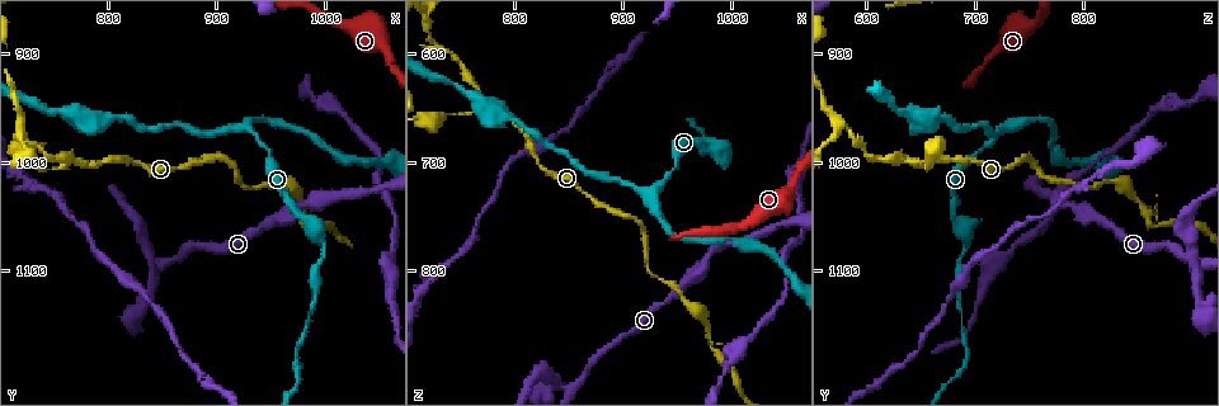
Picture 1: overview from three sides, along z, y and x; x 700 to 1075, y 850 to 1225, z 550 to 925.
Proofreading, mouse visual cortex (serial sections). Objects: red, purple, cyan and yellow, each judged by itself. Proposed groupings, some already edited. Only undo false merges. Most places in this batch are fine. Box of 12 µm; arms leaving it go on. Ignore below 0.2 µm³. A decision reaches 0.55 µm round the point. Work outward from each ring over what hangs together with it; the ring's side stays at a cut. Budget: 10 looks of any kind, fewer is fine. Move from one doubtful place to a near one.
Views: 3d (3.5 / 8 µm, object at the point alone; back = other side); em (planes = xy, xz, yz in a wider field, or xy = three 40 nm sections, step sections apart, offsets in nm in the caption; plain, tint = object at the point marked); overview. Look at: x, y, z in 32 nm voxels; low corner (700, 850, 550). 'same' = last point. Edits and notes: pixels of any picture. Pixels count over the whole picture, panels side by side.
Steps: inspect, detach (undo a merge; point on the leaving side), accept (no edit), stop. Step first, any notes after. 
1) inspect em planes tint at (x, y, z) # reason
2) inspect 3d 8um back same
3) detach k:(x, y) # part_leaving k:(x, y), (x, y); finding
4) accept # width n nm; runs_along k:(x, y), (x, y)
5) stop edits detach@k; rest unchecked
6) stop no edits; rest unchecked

inspect 3d 3.5um at (978, 1056, 864) # sharp bend

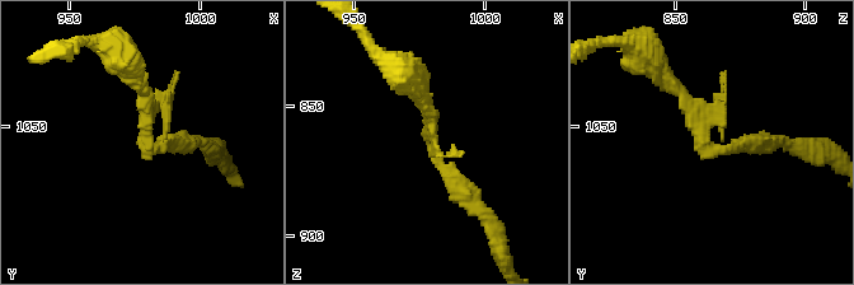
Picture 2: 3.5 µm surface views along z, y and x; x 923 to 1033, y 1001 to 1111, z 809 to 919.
inspect em xy step 5 tint at (979, 1057, 862) # shape alone is not enough

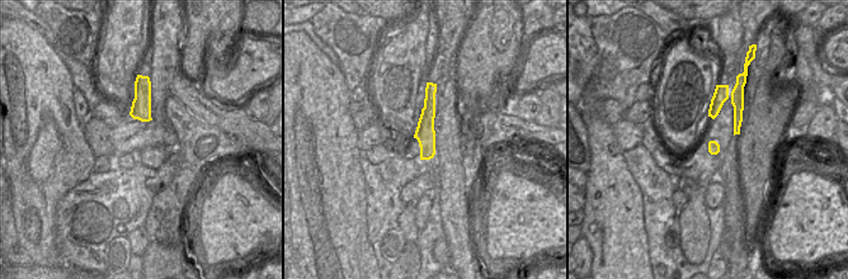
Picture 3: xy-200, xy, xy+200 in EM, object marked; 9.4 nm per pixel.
accept # runs_along 3:(433, 86), (423, 156); all the same cell

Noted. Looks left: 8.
inspect 3d 3.5um back at (772, 1002, 646) # three-way junction

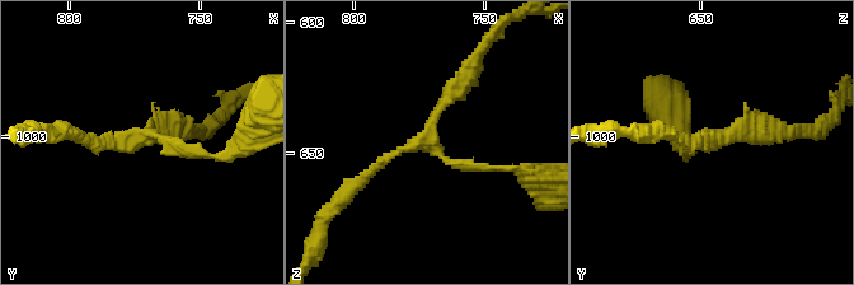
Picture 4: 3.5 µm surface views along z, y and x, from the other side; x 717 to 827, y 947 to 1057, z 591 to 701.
inspect em xy step 2 tint at (774, 1001, 644) # now the EM

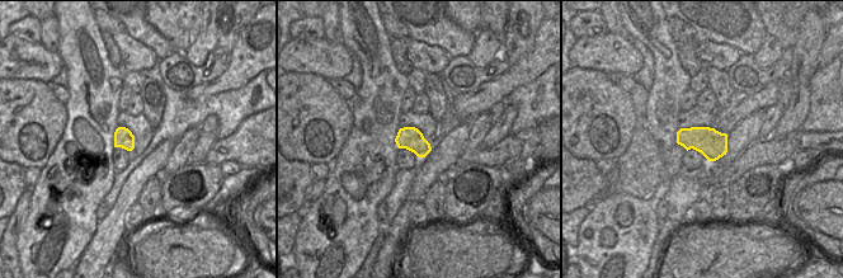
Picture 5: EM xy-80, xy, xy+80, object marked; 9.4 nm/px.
accept # arm_widths 150, 150, 200 nm; one cell here

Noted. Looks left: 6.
inspect 3d 8um at (842, 1098, 904) # abrupt turn

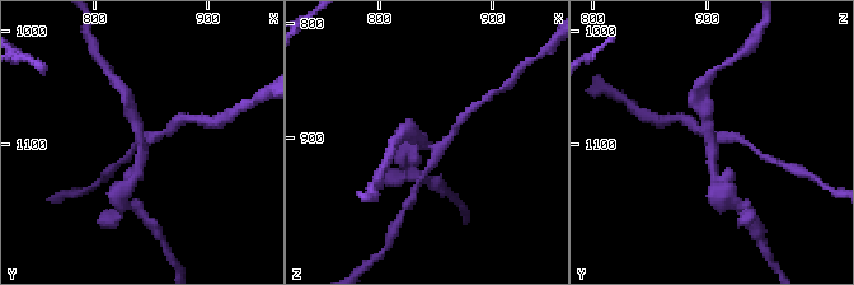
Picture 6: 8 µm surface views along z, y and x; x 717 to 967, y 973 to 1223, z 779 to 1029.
inspect 3d 3.5um back at (840, 1100, 906) # zoom in

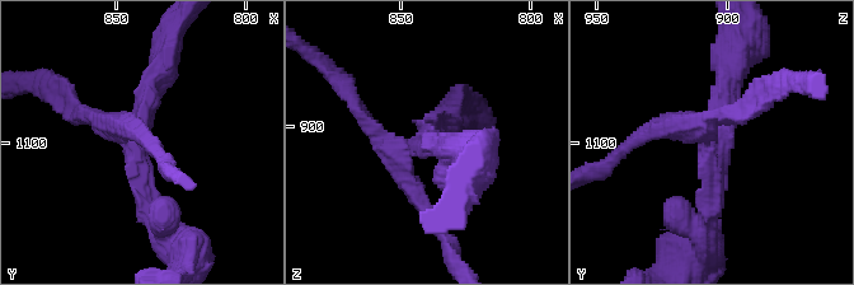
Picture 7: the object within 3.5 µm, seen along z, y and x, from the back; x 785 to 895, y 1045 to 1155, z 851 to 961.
inspect em xy step 5 tint same # arms 4; arm_widths 200, 250, 250, 300 nm; now the EM

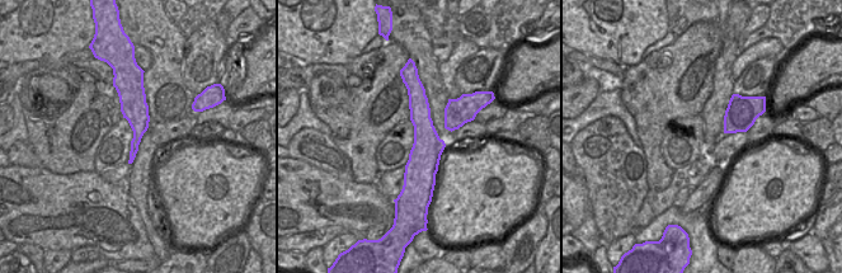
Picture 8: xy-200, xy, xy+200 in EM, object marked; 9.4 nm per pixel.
detach 7:(719, 80) # part_leaving 7:(709, 153), (712, 208), (699, 251); two cells meet here

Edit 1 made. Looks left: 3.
inspect overview # redraw

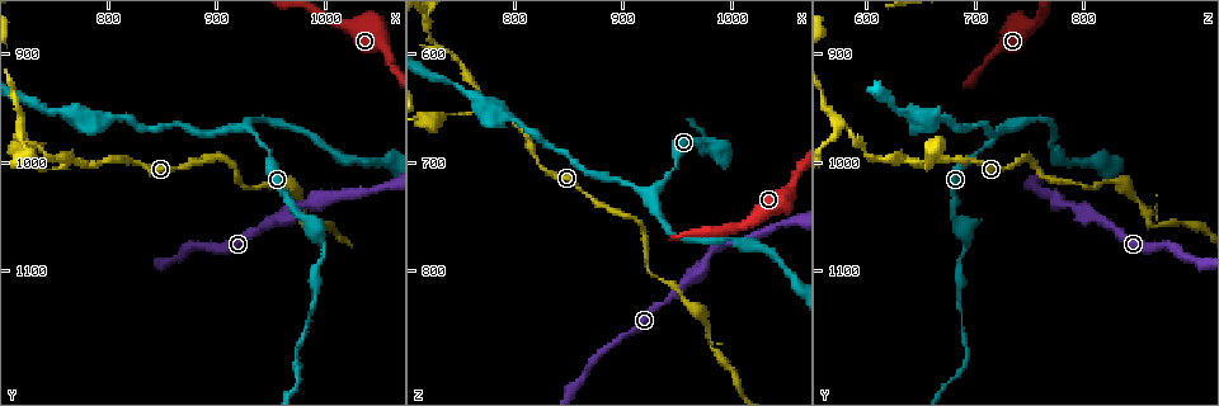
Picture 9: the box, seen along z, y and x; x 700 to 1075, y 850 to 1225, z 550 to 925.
inspect 3d 8um at (996, 1080, 692) # calibre changes

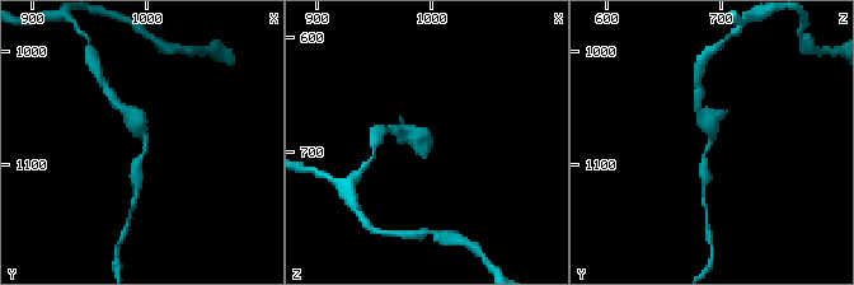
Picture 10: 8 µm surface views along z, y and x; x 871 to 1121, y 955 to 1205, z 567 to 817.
inspect em xy step 1 tint at (998, 1080, 692)

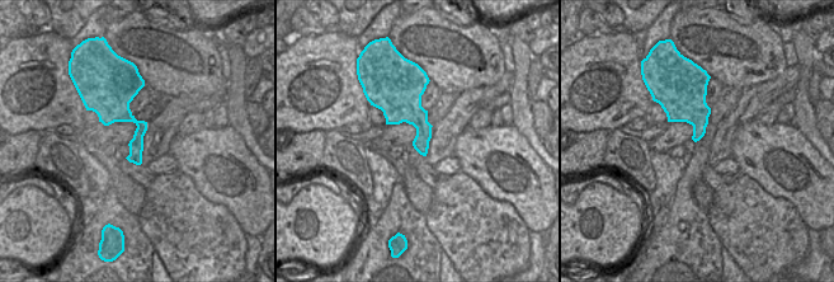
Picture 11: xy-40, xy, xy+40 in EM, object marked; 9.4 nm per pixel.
accept # runs_along 10:(127, 112), (144, 135), (137, 174); one cell here

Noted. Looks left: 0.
stop edits detach@7; rest unchecked

